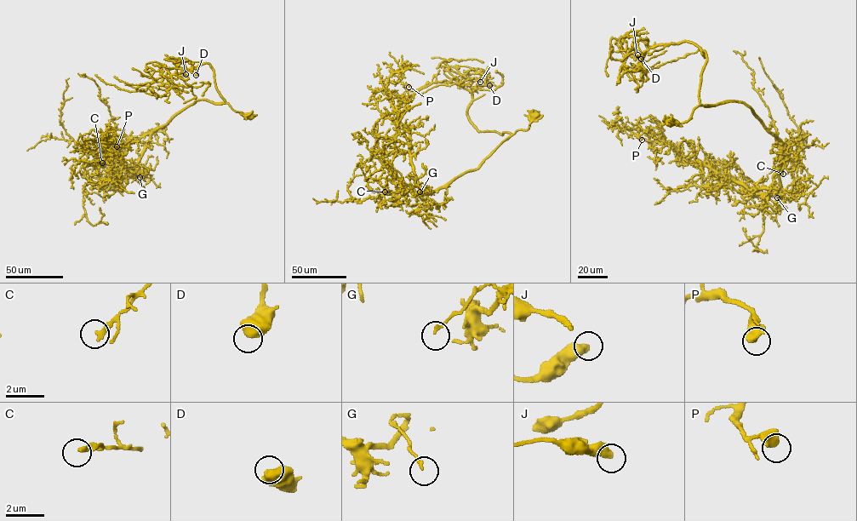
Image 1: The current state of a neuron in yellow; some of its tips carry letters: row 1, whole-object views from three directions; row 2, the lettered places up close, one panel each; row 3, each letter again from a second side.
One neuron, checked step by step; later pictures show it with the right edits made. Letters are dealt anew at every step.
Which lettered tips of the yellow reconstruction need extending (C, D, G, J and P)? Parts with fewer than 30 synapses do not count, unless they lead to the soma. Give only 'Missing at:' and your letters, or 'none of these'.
Missing at: none of these

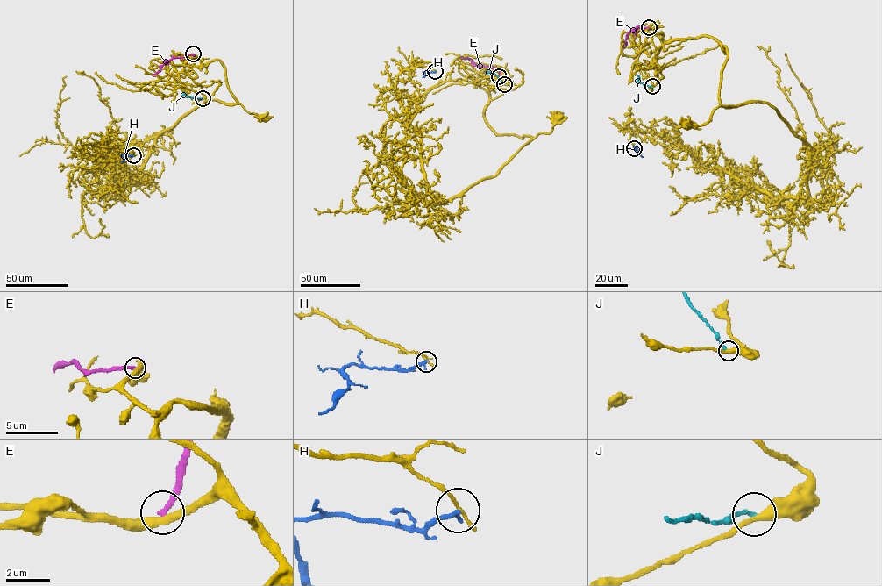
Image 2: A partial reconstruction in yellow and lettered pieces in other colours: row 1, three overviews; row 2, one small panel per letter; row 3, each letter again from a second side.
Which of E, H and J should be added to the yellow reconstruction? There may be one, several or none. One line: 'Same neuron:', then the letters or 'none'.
Same neuron: none

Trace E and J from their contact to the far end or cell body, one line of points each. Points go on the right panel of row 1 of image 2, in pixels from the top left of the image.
E: (649, 27), (638, 26), (630, 31), (625, 46)
J: (652, 86), (639, 82), (639, 79)

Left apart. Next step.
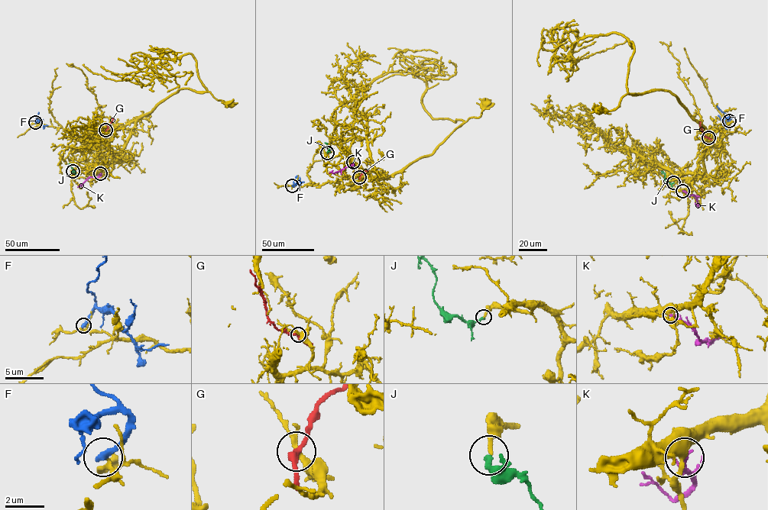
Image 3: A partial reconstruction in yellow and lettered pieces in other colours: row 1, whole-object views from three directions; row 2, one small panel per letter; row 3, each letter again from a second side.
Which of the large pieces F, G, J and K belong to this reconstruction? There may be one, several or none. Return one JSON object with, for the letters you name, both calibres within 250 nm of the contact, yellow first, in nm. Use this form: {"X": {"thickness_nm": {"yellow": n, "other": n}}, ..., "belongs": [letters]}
{"J": {"thickness_nm": {"yellow": 200, "other": 280}}, "belongs": ["J"]}

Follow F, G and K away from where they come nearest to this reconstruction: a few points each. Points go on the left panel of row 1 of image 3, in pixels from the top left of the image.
F: (35, 122), (39, 121), (43, 126), (47, 125)
G: (105, 130), (111, 117)
K: (100, 173), (98, 176), (89, 177), (77, 187)

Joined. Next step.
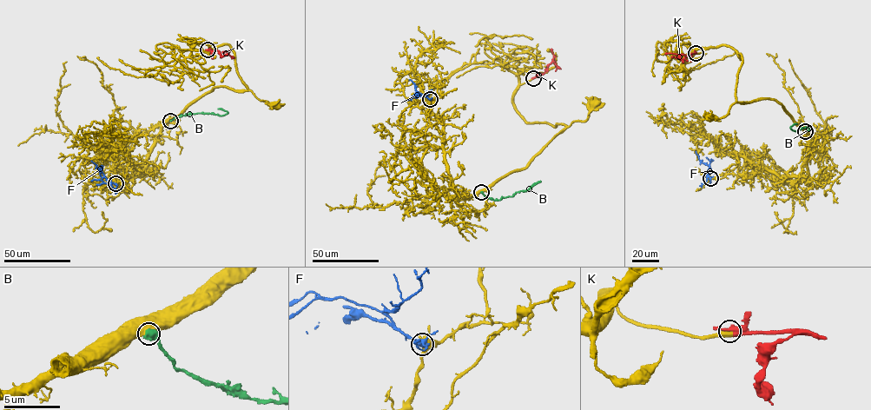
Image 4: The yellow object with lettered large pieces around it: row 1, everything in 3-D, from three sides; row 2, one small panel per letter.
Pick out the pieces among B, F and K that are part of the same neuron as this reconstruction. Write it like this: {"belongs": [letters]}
{"belongs": ["K"]}

